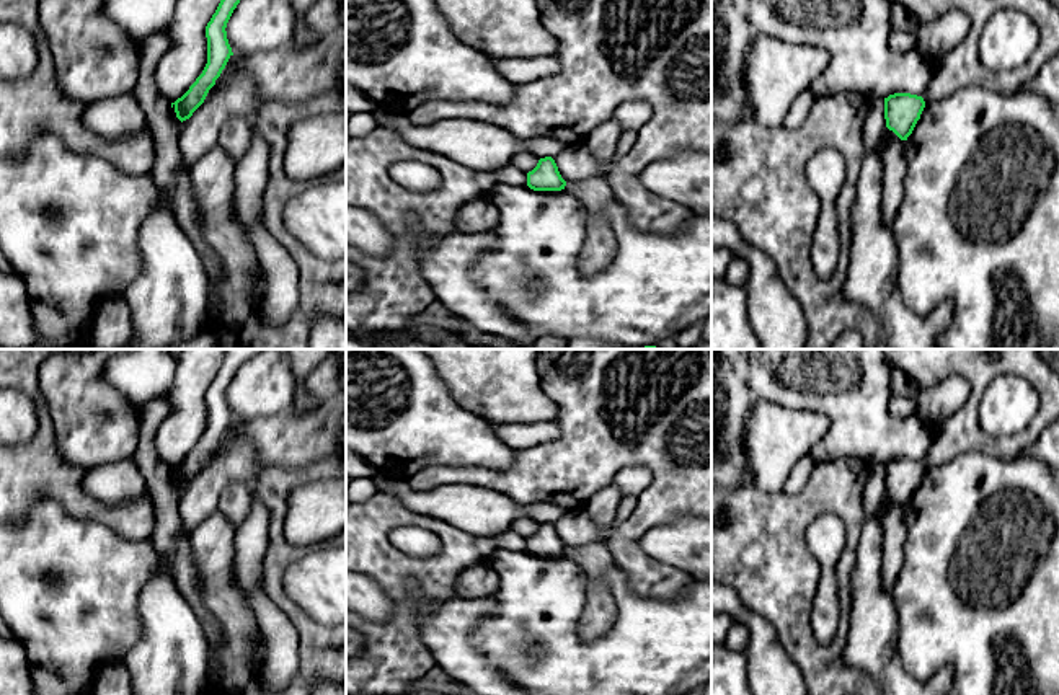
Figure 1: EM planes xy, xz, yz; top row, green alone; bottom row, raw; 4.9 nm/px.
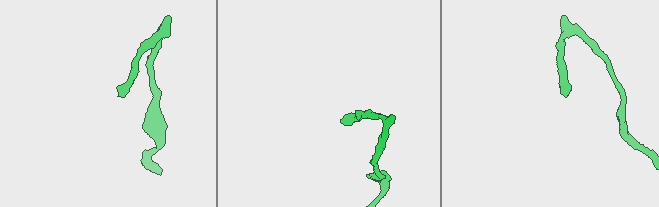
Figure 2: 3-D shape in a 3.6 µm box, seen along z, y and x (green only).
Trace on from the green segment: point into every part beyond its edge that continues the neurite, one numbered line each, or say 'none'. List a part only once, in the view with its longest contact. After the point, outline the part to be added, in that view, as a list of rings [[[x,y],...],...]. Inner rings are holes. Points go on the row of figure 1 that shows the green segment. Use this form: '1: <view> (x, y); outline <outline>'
none

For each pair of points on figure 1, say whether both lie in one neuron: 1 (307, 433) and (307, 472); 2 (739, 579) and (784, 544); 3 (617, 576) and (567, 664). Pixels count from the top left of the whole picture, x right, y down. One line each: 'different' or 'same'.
1: different
2: same
3: same

